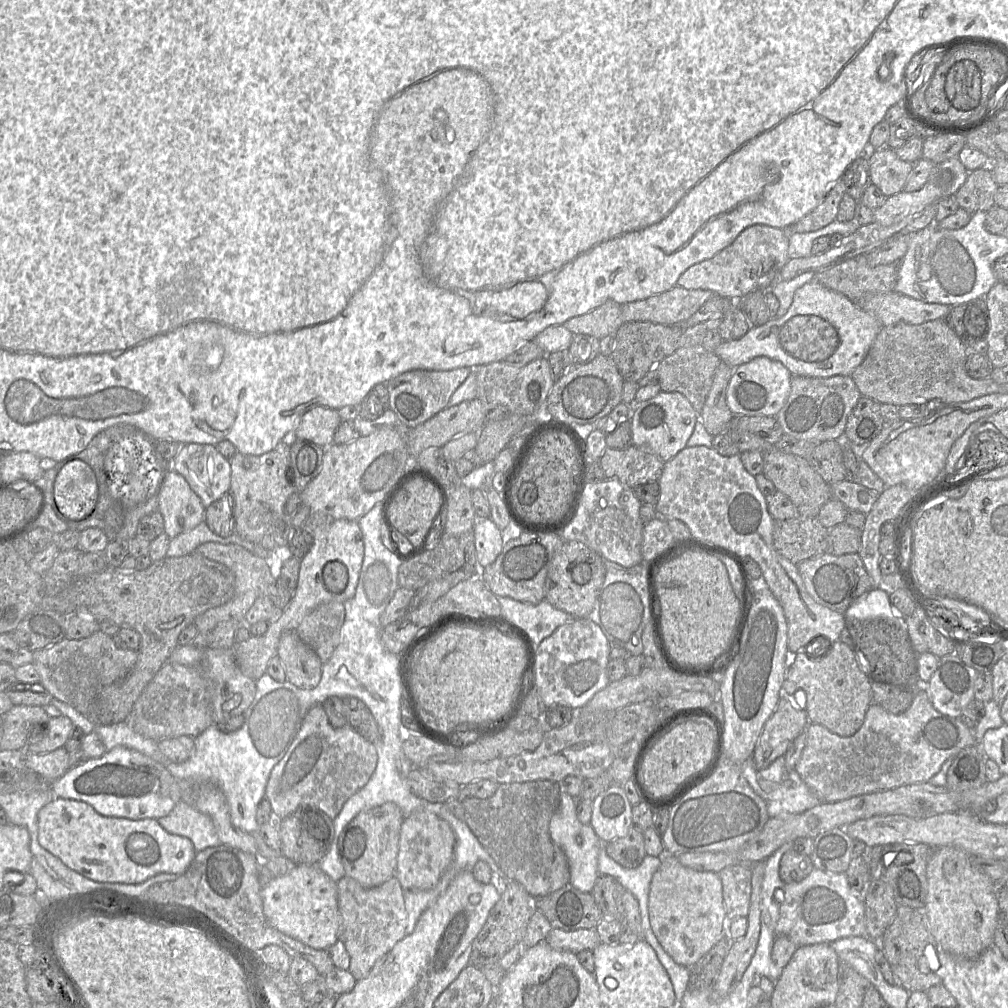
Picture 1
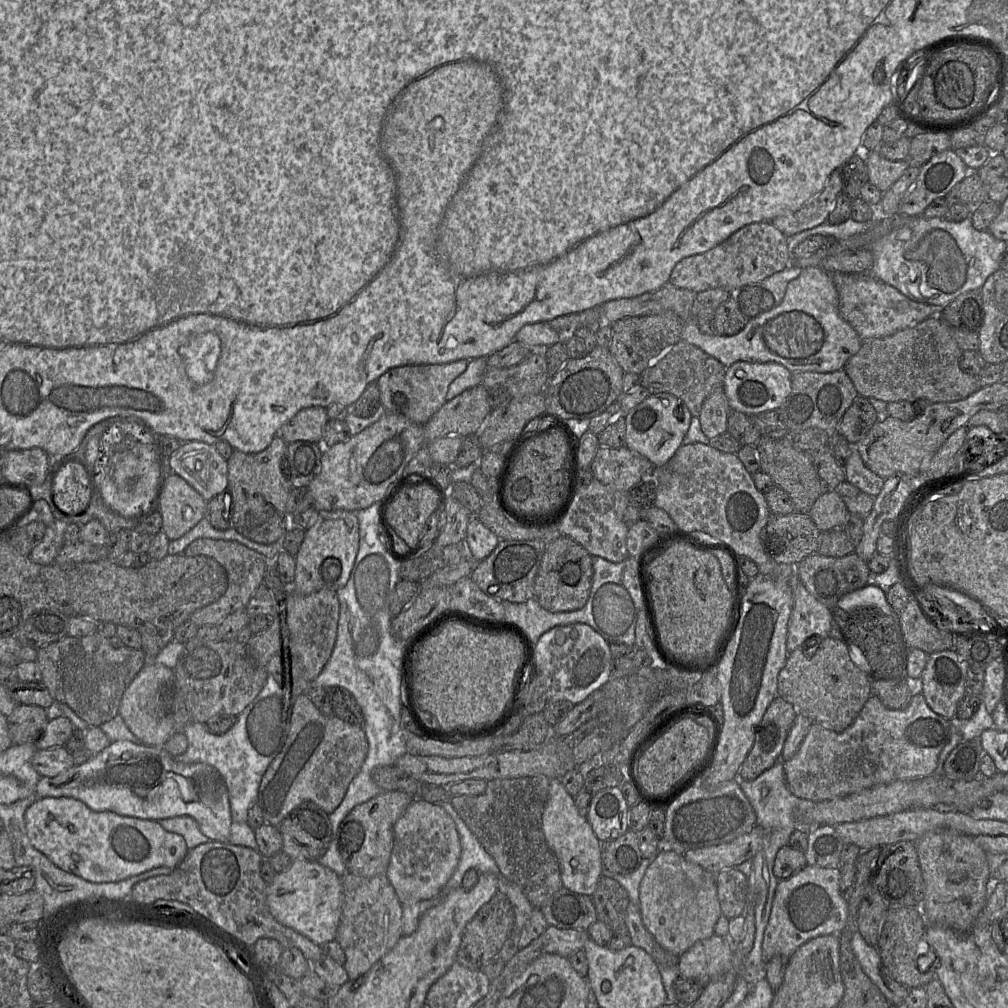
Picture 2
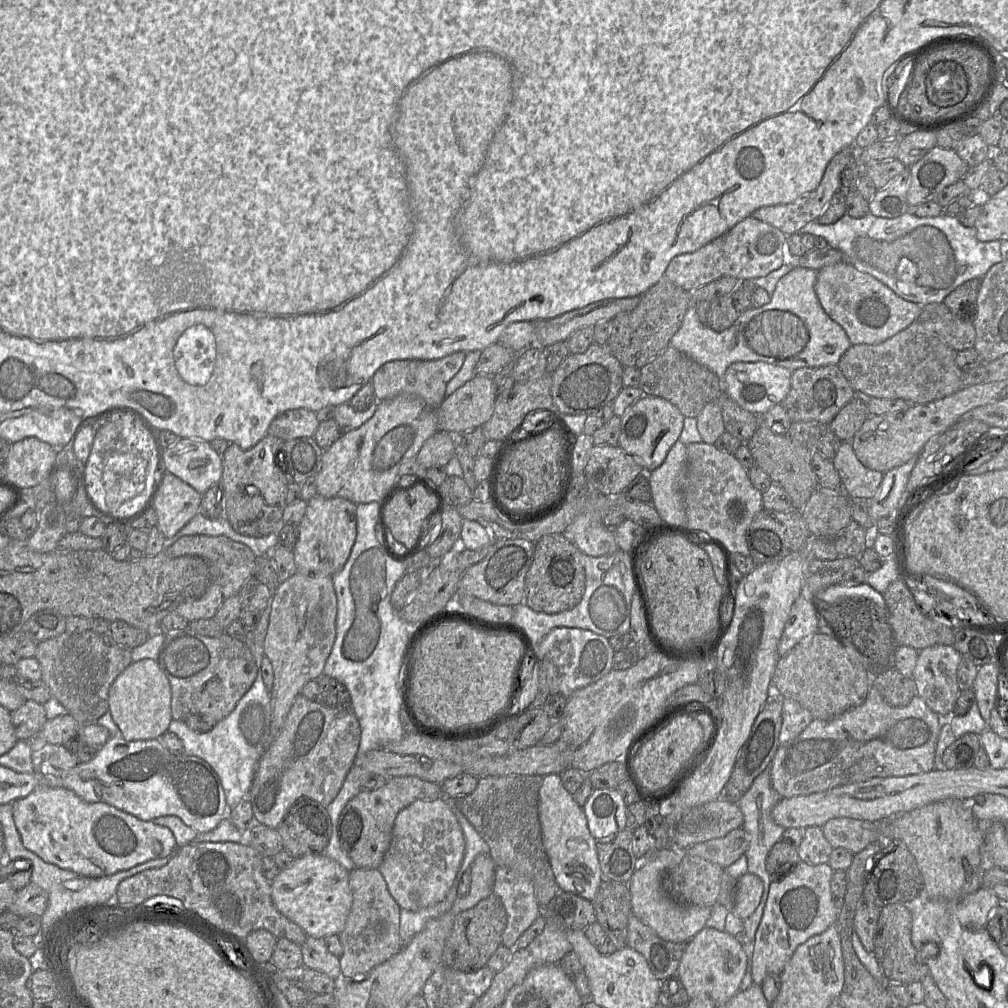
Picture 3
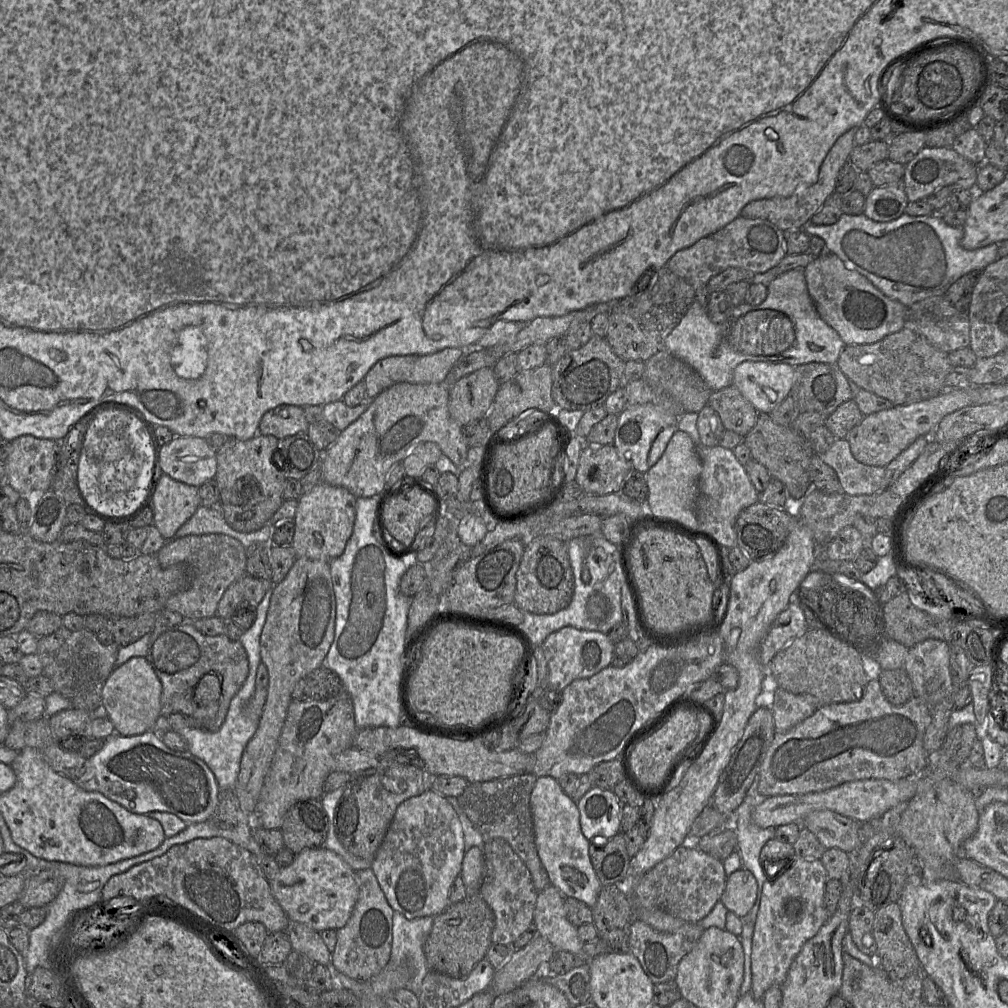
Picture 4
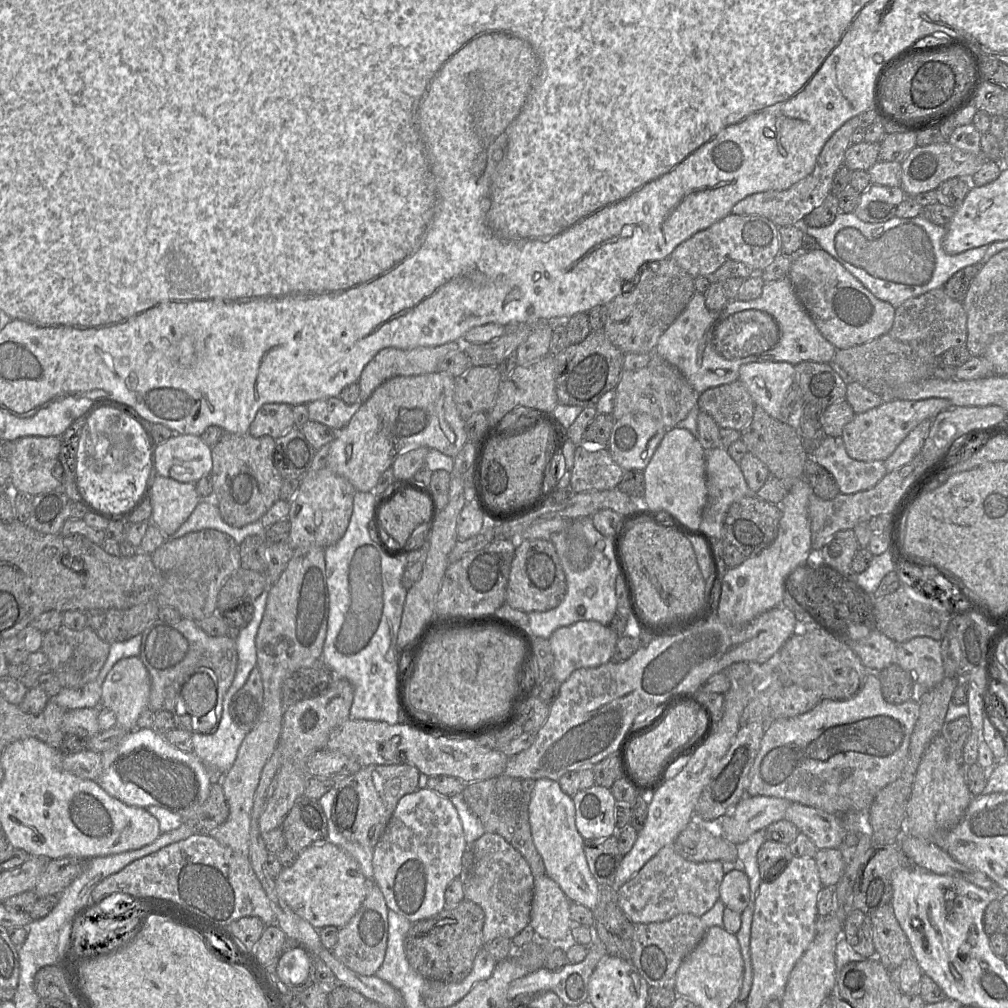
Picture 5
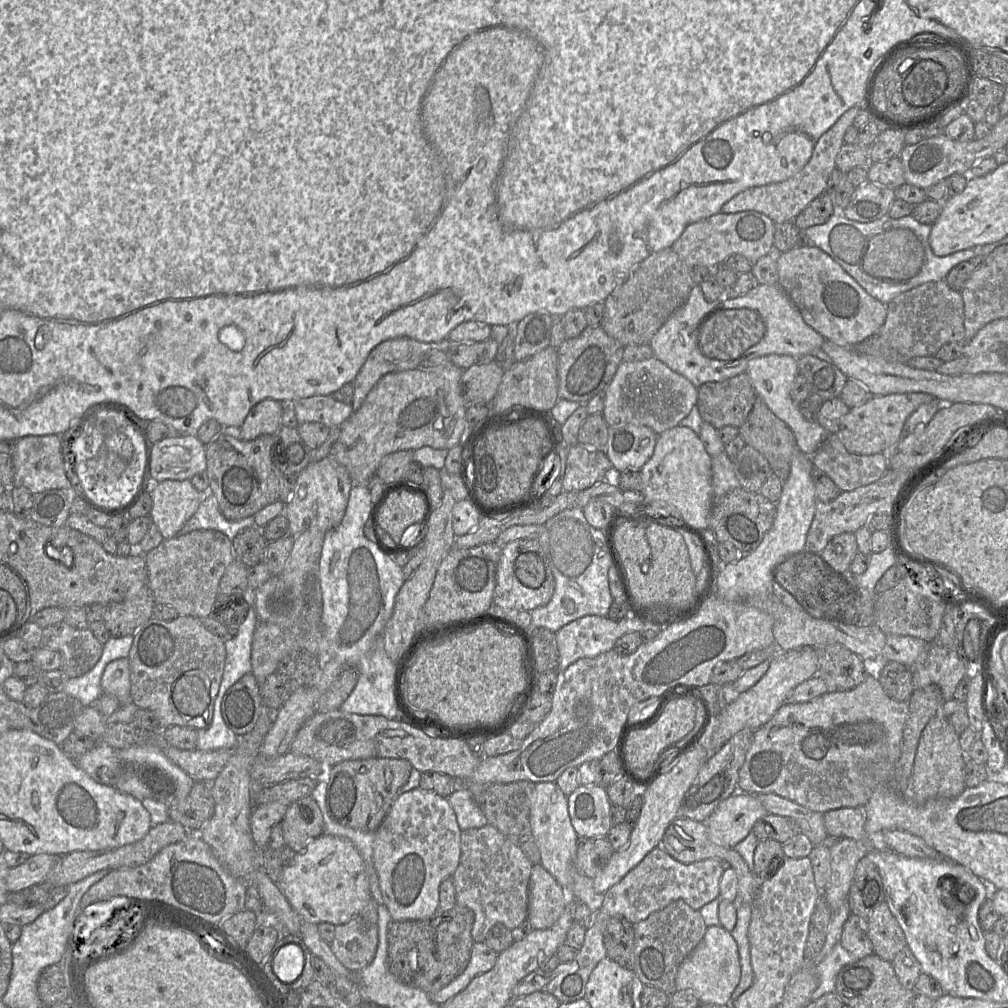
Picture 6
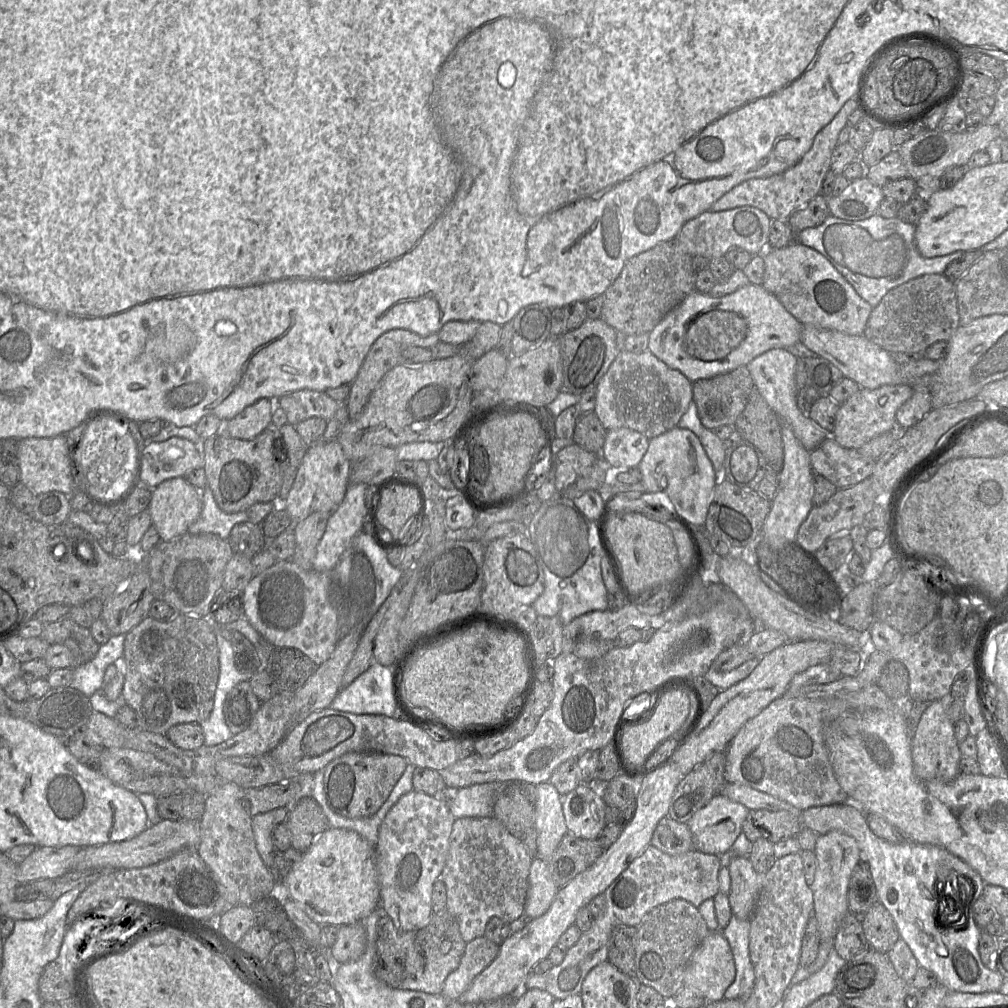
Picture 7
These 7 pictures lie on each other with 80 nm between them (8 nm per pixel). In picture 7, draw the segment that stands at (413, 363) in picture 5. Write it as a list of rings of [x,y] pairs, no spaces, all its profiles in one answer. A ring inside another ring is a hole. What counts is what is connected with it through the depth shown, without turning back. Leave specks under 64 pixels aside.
[[[393,329],[382,334],[371,346],[363,364],[361,365],[357,377],[351,383],[351,392],[346,400],[349,418],[356,418],[364,409],[370,395],[376,389],[385,374],[395,366],[402,364],[402,351],[409,346],[419,346],[430,348],[440,341],[438,334],[430,336],[420,336],[407,329]]]

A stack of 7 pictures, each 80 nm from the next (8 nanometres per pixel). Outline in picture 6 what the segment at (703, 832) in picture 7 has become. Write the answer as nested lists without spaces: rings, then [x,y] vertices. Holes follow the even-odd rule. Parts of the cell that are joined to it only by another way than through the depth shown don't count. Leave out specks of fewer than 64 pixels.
[[[737,791],[722,801],[703,823],[713,843],[733,848],[767,814],[762,803],[753,794]]]

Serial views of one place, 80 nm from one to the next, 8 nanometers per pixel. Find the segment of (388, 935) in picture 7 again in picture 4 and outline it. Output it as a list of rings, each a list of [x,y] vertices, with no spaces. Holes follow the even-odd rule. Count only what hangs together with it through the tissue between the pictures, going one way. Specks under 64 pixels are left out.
[[[479,893],[450,904],[434,917],[431,931],[423,946],[429,970],[457,979],[467,977],[477,963],[486,957],[492,944],[494,926],[494,912]]]

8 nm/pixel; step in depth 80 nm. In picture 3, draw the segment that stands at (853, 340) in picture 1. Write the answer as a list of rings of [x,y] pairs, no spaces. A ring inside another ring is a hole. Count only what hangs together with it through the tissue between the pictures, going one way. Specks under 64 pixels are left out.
[[[794,267],[779,279],[767,304],[758,308],[751,307],[740,313],[734,324],[721,332],[702,324],[697,315],[696,304],[692,304],[681,327],[671,338],[670,346],[707,367],[722,380],[728,367],[736,362],[767,362],[788,368],[792,372],[803,367],[838,365],[840,358],[852,344],[845,330],[821,306],[815,292],[816,278],[817,270]]]

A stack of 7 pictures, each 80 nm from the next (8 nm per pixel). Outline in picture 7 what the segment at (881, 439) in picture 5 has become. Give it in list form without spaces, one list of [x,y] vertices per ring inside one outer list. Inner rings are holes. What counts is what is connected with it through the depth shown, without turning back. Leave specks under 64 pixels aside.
[[[906,384],[860,389],[840,405],[831,436],[843,448],[857,450],[871,439],[897,426],[897,410],[912,396],[913,387]]]

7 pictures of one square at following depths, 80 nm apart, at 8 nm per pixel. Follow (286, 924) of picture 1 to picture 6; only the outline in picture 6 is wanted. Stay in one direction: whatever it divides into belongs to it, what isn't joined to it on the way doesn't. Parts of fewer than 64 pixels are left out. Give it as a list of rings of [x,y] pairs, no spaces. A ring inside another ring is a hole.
[[[325,833],[311,840],[297,854],[291,866],[283,868],[278,887],[303,921],[316,925],[346,924],[372,899],[365,864],[359,851],[349,839]]]

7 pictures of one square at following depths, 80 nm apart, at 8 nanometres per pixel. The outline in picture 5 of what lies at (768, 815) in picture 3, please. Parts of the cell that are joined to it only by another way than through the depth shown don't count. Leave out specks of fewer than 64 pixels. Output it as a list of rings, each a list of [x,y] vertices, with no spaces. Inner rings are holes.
[[[761,829],[750,835],[746,841],[736,844],[738,860],[743,864],[743,870],[749,877],[750,901],[753,903],[753,912],[755,899],[759,892],[759,886],[762,878],[757,863],[757,852],[760,846],[766,841],[764,829]]]

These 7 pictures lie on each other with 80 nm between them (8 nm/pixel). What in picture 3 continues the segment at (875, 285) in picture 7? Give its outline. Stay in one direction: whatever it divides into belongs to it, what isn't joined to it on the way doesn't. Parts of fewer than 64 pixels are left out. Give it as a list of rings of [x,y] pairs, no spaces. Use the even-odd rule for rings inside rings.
[[[908,210],[896,218],[870,213],[853,218],[845,214],[833,224],[809,222],[798,232],[825,238],[831,248],[843,253],[847,263],[920,306],[943,302],[958,286],[973,278],[982,279],[993,265],[1004,260],[999,240],[978,240],[974,227],[963,226],[945,212],[935,217],[918,217]]]

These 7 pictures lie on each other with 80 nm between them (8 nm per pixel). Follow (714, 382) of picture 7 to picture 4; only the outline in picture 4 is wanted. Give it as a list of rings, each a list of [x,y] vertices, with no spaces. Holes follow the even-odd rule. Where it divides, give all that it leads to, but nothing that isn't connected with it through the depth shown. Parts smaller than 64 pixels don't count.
[[[734,386],[713,391],[708,399],[726,430],[747,435],[754,427],[758,411]]]

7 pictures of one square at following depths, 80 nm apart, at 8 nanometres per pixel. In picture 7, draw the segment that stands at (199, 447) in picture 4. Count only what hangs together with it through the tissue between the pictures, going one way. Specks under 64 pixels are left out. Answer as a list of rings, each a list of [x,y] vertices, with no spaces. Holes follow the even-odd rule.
[[[172,437],[161,442],[147,441],[140,454],[139,484],[153,489],[167,479],[184,477],[187,472],[203,467],[203,463],[203,441],[202,450],[190,440],[181,437]]]

